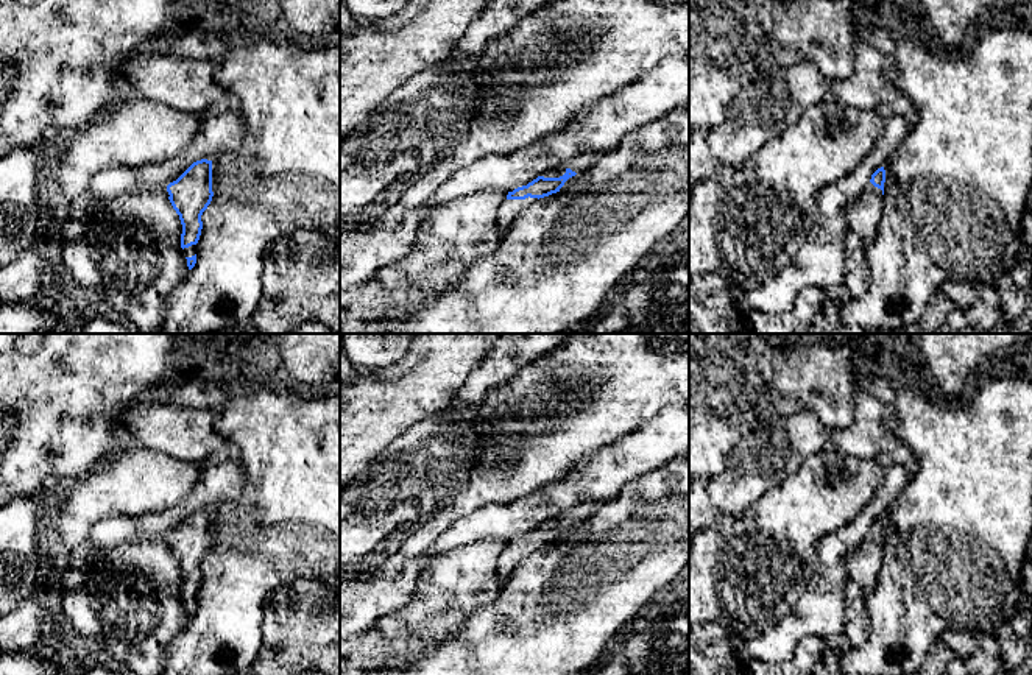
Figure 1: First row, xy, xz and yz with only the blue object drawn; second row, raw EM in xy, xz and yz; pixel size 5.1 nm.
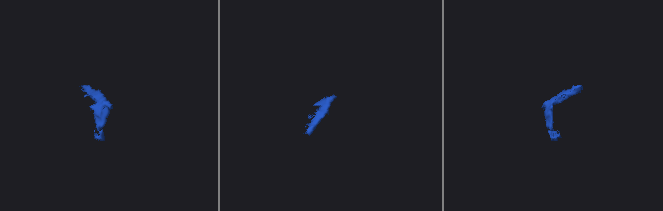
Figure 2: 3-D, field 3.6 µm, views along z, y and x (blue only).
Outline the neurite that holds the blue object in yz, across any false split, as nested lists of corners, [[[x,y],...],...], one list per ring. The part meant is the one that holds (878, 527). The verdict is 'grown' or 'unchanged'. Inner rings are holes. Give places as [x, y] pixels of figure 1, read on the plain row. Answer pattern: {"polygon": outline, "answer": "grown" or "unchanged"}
{"polygon": [[[878,518],[862,542],[846,558],[846,574],[865,592],[876,588],[878,575],[882,567],[885,519]]], "answer": "grown"}

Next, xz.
{"polygon": [[[585,502],[558,516],[544,521],[541,525],[508,541],[507,549],[499,555],[497,575],[504,581],[513,571],[539,547],[560,541],[564,532],[580,521],[591,518],[600,504]]], "answer": "grown"}

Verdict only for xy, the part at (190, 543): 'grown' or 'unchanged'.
grown

